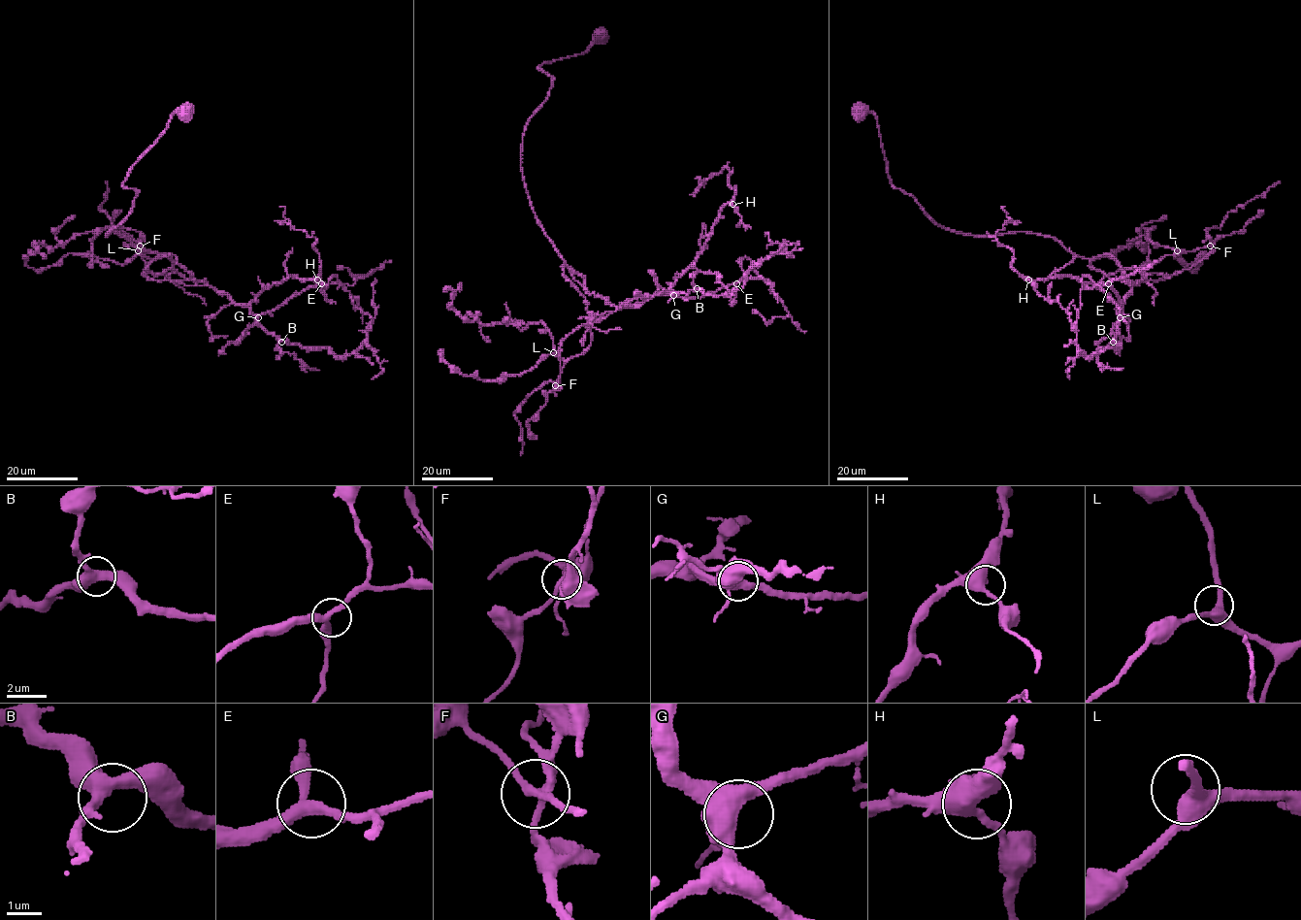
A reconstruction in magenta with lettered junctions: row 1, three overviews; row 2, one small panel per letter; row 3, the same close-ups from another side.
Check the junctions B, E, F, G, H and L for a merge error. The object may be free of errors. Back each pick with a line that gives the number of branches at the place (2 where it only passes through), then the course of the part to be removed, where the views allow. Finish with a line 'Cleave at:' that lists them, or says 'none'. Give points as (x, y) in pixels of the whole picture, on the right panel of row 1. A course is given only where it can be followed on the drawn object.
Cleave at: none

